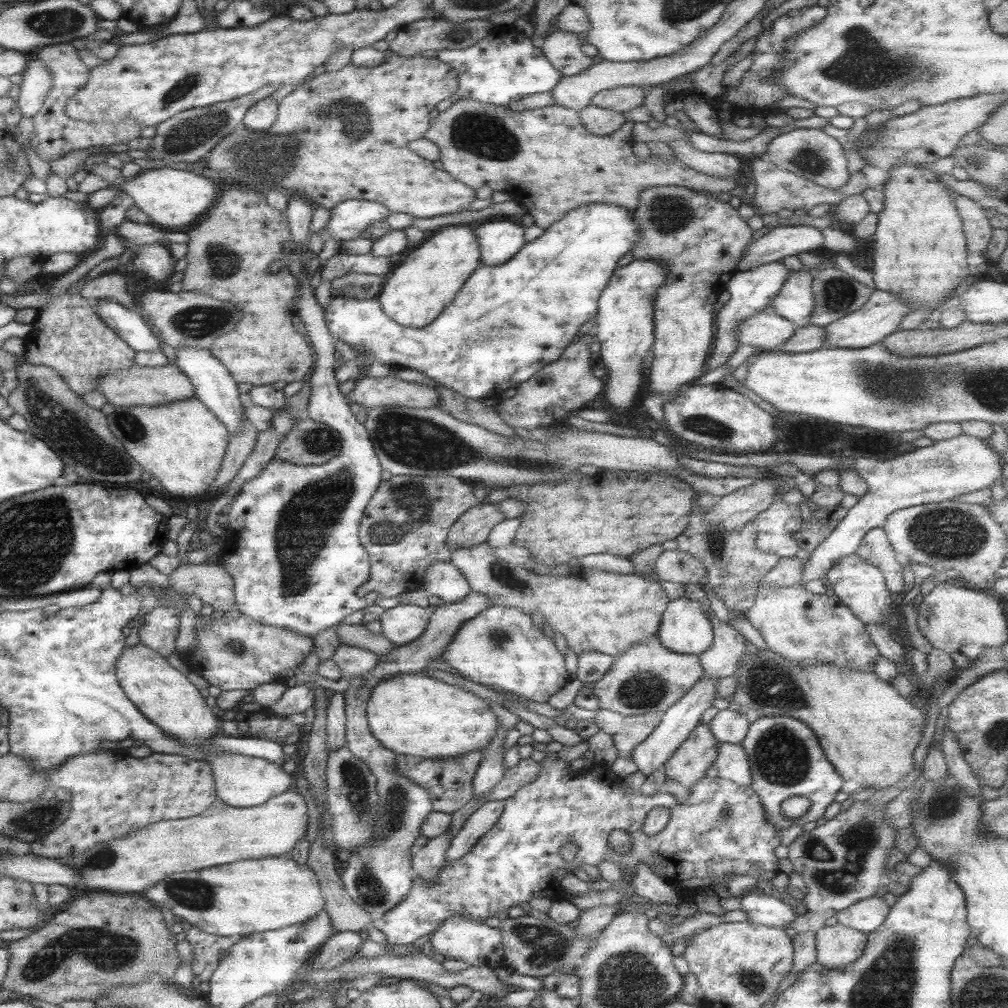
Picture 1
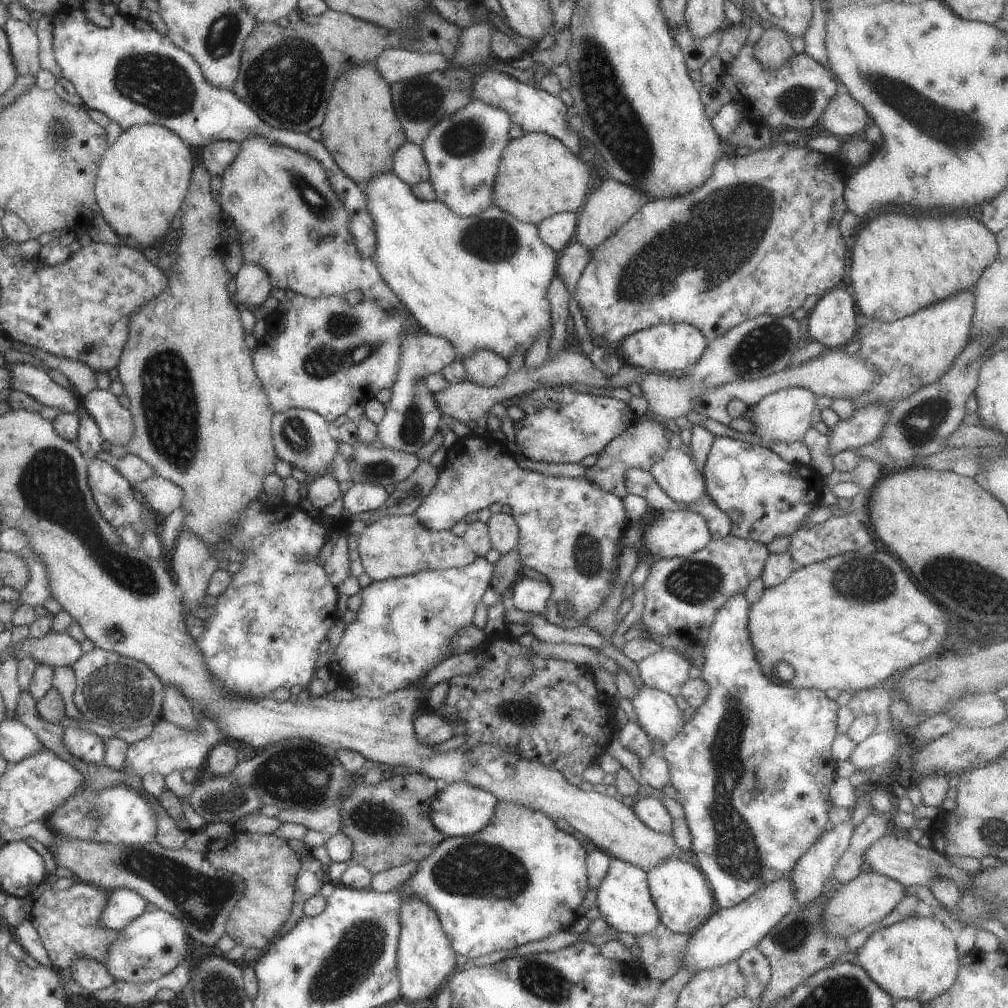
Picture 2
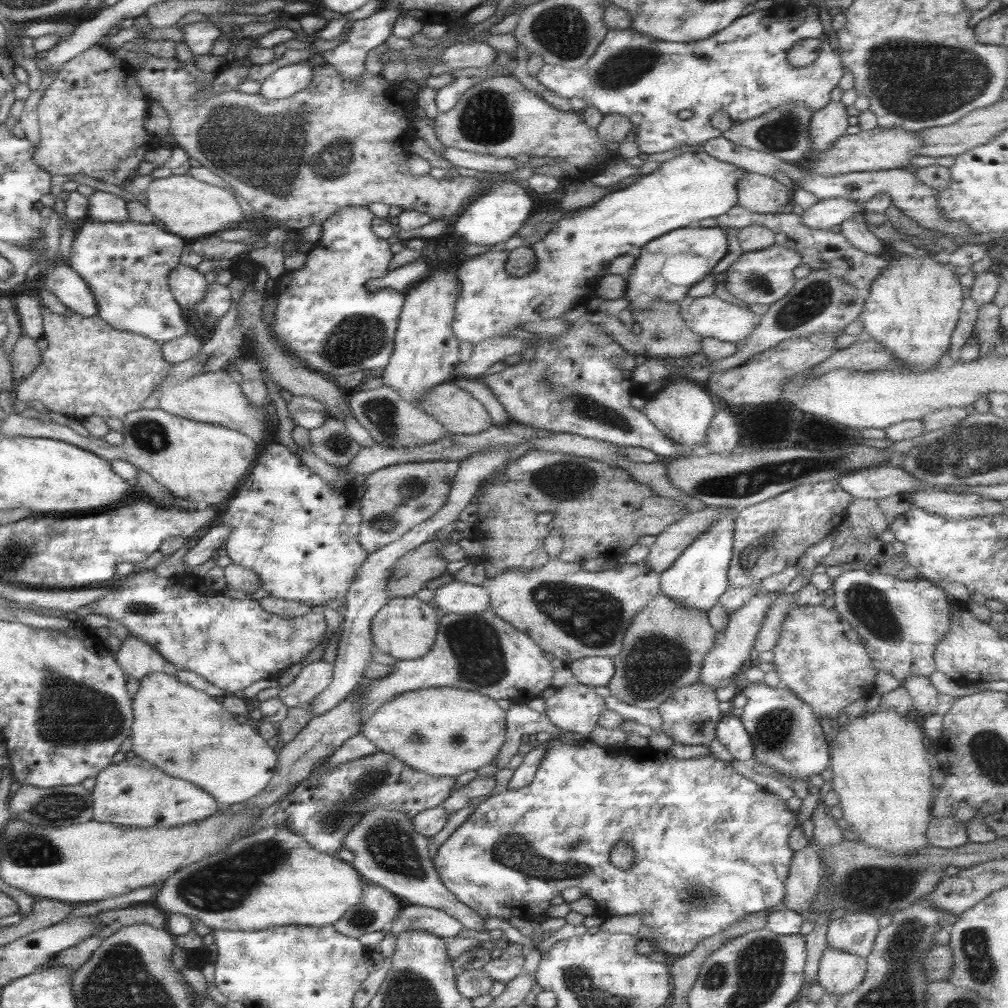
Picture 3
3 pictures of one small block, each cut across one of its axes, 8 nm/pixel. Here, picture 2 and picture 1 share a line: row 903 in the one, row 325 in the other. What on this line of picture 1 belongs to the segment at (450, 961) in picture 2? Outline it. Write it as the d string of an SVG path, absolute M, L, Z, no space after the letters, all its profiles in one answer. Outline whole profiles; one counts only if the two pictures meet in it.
M467 224L443 227L437 231L437 234L426 235L423 244L409 252L401 263L393 266L391 272L386 275L379 294L375 296L379 300L383 315L403 327L423 328L430 324L441 313L443 307L453 299L471 272L480 264L479 245L477 245L474 228L475 226L467 226Z

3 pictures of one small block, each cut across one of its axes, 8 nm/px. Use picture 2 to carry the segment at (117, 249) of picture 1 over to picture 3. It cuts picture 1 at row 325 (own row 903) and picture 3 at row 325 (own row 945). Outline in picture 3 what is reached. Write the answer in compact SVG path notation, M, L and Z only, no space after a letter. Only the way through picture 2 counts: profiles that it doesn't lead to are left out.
M39 302L43 334L47 346L31 375L12 387L15 401L37 400L51 412L82 420L94 414L123 420L129 412L141 409L141 402L155 385L169 374L171 365L161 356L160 343L135 333L121 332L97 316L54 314Z

